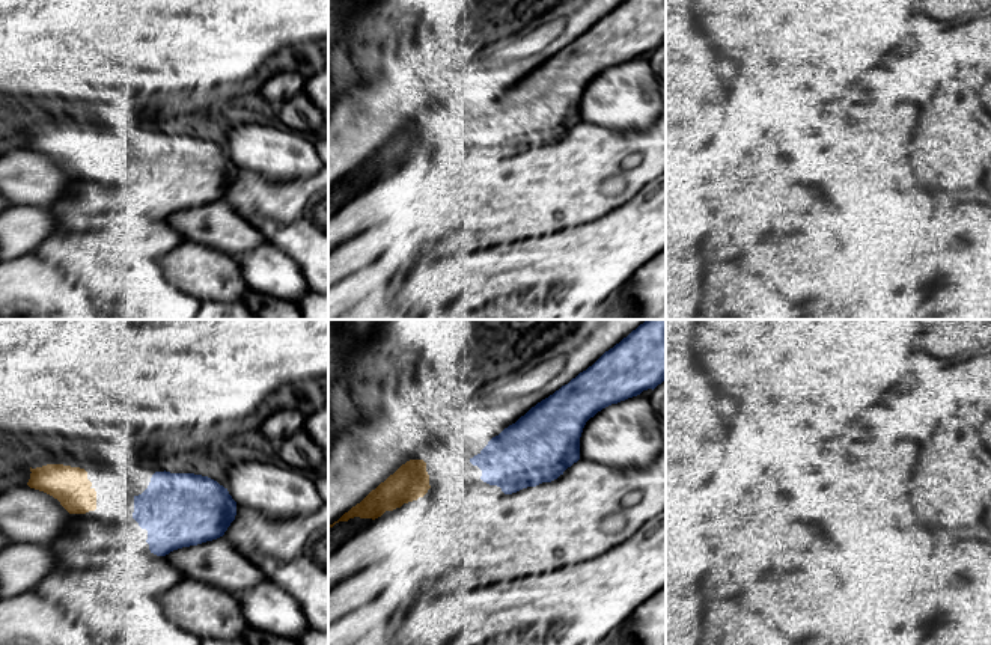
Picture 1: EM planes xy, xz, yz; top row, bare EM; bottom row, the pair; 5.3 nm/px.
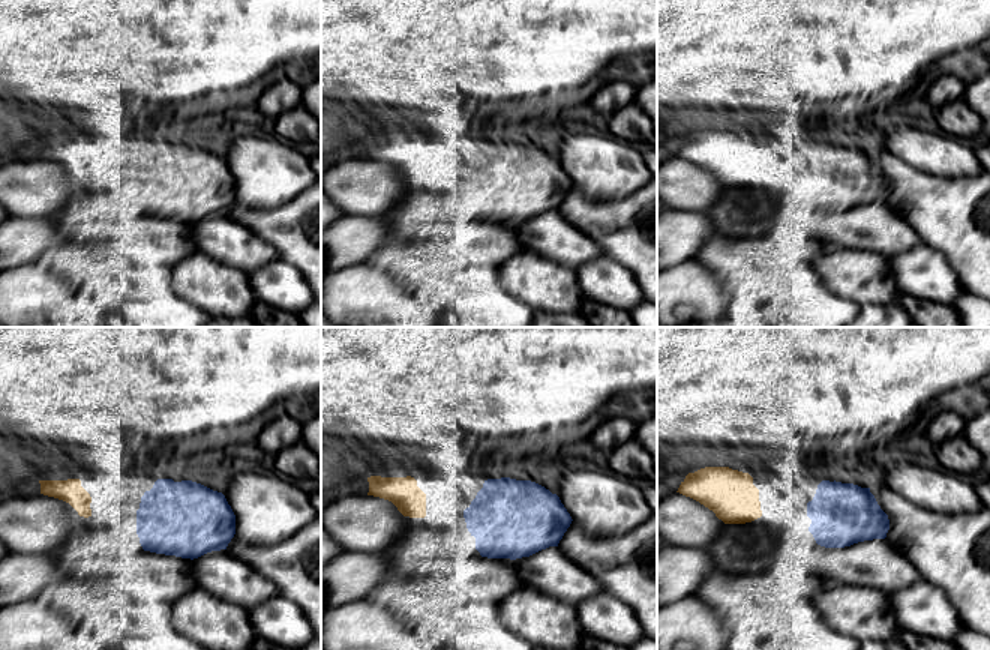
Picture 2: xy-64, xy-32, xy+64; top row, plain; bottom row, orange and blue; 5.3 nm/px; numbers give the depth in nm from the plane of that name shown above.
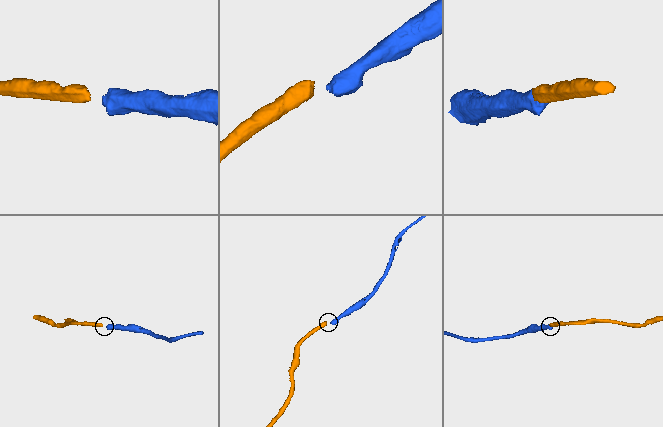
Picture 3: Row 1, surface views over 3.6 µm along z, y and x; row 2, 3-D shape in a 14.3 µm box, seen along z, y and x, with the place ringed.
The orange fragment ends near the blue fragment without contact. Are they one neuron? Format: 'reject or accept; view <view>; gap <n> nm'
accept; view xy; gap 200 nm

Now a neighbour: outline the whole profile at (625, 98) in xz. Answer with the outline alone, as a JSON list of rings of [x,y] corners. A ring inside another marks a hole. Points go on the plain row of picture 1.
[[[633,59],[590,80],[580,99],[580,122],[619,134],[651,128],[663,113],[660,86],[649,60]]]

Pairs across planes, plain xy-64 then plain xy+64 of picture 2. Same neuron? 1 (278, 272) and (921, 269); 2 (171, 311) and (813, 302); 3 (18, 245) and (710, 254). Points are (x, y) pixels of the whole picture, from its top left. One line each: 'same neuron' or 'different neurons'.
1: same neuron
2: same neuron
3: different neurons

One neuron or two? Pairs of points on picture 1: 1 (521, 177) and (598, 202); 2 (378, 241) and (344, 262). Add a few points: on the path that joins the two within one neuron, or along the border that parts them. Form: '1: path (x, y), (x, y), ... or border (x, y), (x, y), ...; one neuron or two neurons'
1: path (541, 177), (579, 183); one neuron
2: path (369, 246), (353, 255); one neuron

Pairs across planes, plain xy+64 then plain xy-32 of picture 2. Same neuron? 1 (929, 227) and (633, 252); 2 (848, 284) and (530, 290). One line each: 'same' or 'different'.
1: same
2: same

